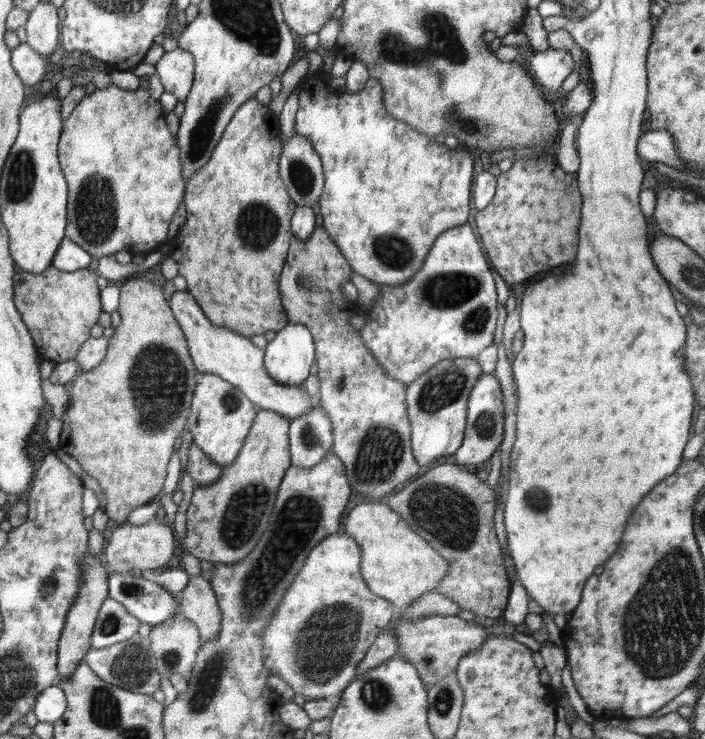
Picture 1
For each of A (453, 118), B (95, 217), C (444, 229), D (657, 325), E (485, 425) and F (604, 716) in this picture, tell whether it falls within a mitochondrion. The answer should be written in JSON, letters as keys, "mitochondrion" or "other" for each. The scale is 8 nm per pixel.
{"A":"mitochondrion","B":"mitochondrion","C":"other","D":"other","E":"mitochondrion","F":"other"}

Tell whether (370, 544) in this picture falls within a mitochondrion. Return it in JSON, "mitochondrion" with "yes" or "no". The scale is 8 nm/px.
{"mitochondrion":"no"}

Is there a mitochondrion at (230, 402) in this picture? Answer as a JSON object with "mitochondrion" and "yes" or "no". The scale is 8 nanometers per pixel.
{"mitochondrion":"yes"}

